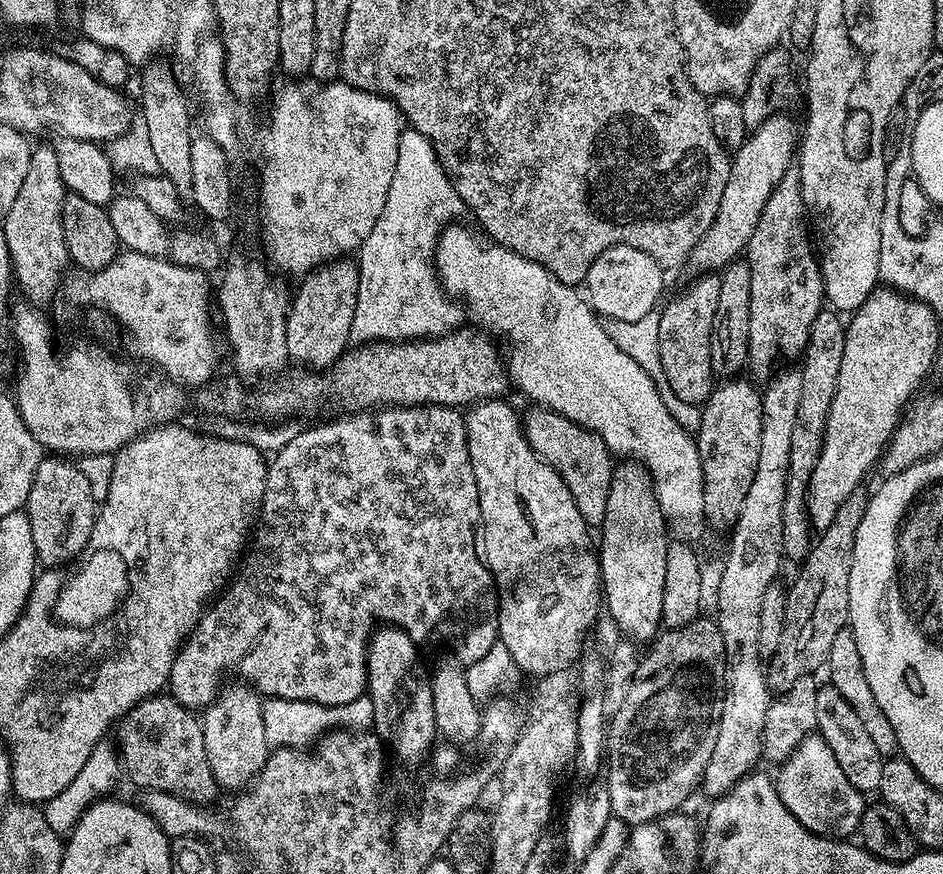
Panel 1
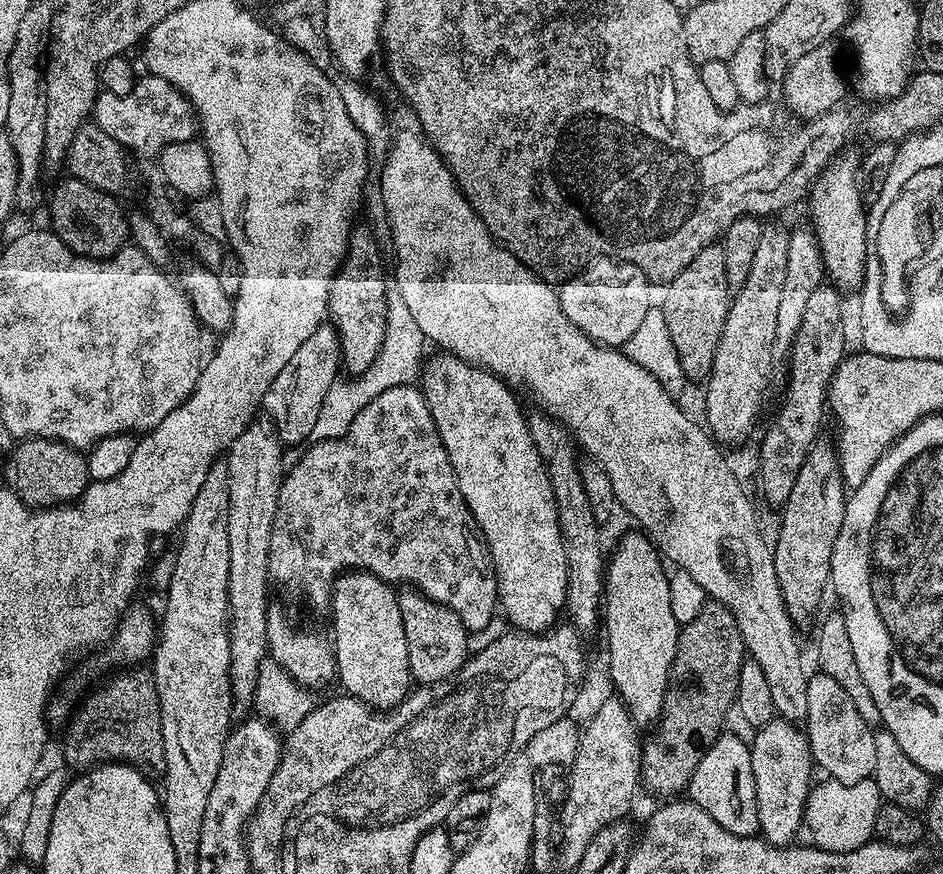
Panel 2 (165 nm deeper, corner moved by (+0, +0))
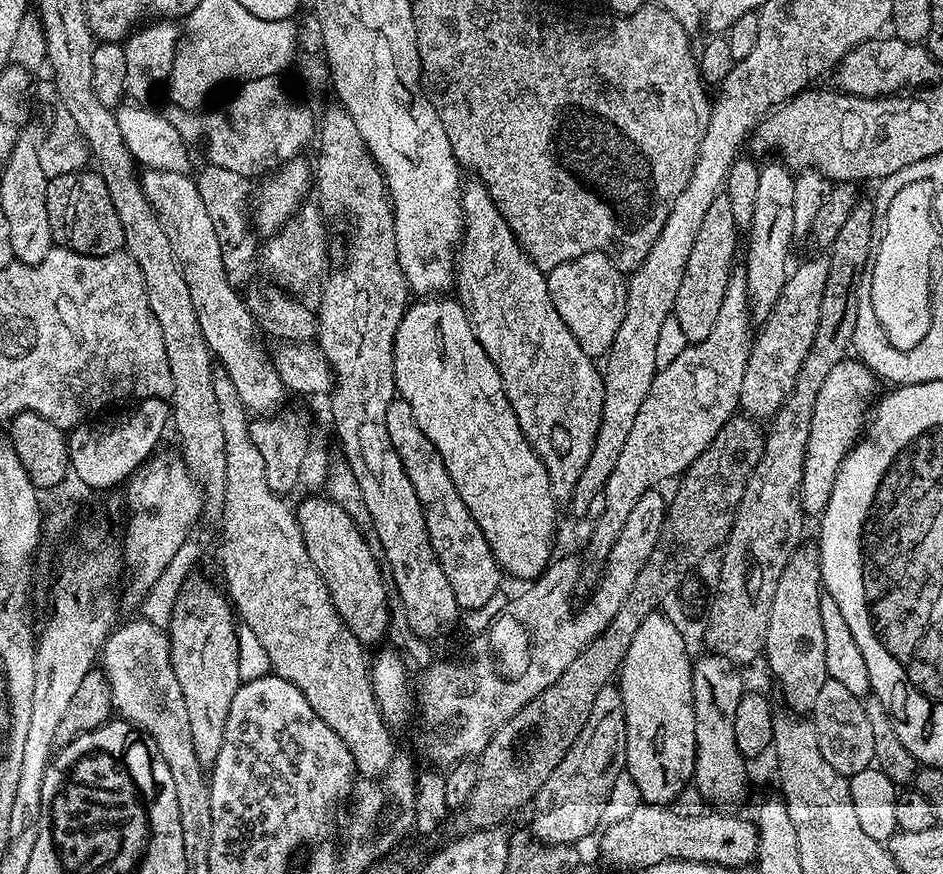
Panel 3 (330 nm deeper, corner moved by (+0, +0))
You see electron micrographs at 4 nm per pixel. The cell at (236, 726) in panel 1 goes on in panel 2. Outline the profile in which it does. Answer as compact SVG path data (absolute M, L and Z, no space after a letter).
M261 418L248 424L226 453L230 480L230 686L232 703L237 709L253 703L260 663L268 656L268 555L280 487L286 475L283 451L275 428Z

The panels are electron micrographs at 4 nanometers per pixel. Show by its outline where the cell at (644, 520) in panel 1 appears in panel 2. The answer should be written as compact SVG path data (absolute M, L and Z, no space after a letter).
M635 530L636 532L628 532L616 544L616 549L611 549L610 555L606 560L606 571L604 574L604 598L602 601L602 624L606 629L608 627L608 672L612 675L612 684L615 695L620 697L620 701L628 707L629 714L632 715L632 721L637 726L655 725L660 718L660 711L664 705L664 695L668 689L668 675L672 669L674 662L674 654L678 646L678 638L680 637L680 629L682 627L674 618L674 613L670 610L670 582L668 581L669 573L664 572L666 569L665 561L662 559L659 552L656 551L656 545L648 539L643 531Z

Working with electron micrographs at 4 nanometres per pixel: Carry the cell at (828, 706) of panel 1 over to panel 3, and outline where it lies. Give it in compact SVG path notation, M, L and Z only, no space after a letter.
M828 680L822 690L818 690L818 698L810 713L810 722L818 734L818 750L822 750L822 758L834 766L840 776L850 778L862 770L873 767L874 734L870 730L870 718L866 718L864 701L859 696L850 694L842 682Z

